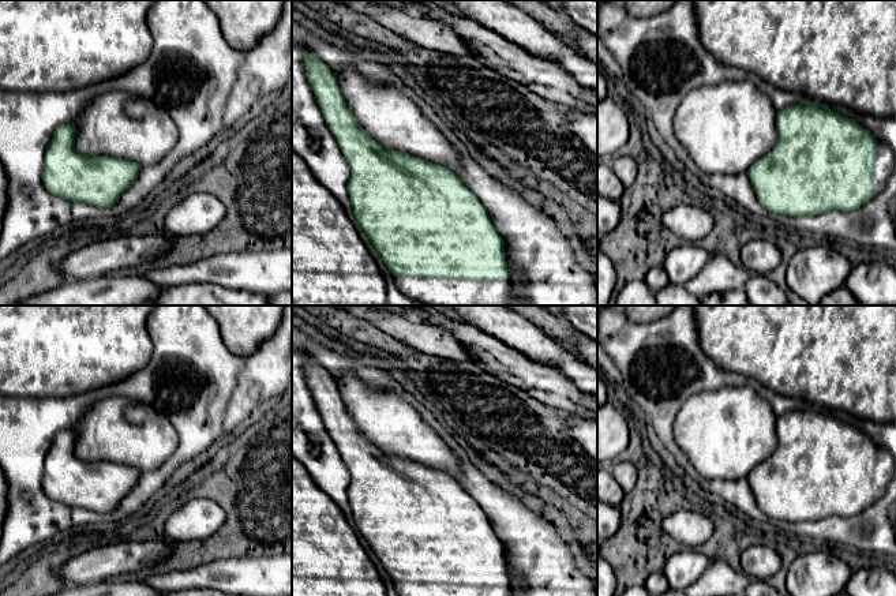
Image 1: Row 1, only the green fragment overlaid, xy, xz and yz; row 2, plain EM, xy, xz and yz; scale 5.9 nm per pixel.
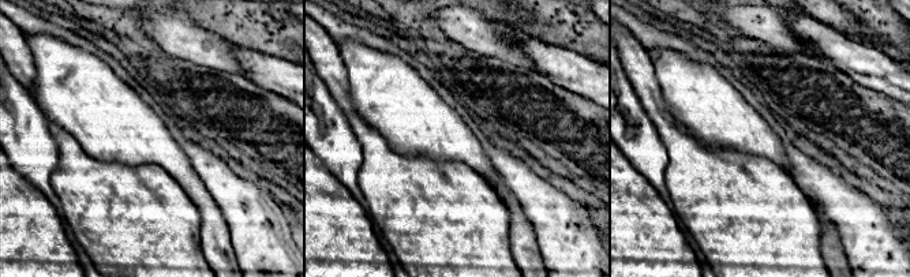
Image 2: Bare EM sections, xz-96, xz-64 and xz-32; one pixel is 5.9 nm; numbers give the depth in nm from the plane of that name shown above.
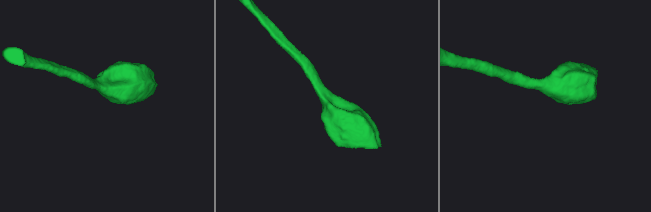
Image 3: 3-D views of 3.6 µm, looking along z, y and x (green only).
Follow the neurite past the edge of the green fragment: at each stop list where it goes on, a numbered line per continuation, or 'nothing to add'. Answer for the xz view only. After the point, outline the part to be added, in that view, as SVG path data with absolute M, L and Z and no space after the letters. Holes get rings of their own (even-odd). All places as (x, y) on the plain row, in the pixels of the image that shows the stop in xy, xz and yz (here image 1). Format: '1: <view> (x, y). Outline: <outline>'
1: xz (402, 588). Outline: M395 582L398 596L513 596L510 585L451 585L438 582Z

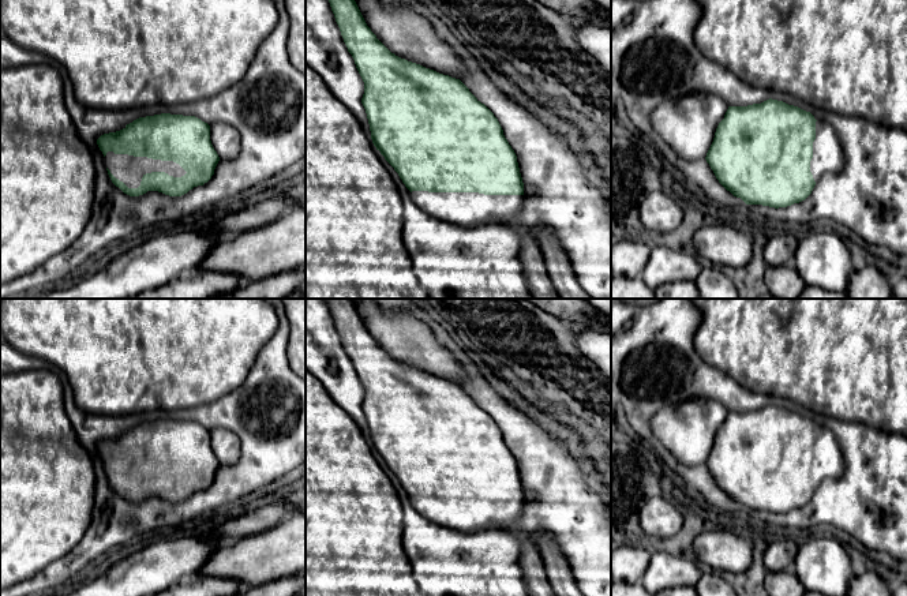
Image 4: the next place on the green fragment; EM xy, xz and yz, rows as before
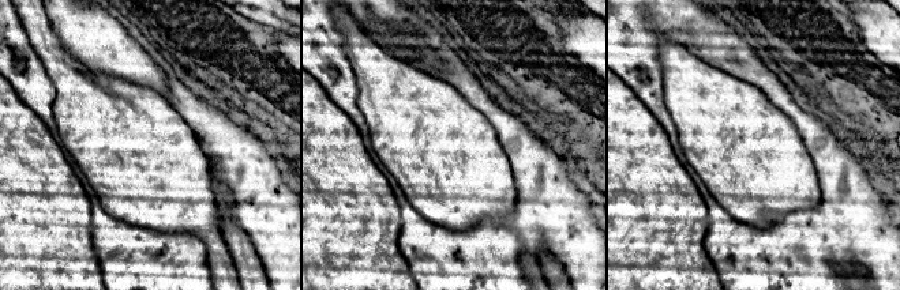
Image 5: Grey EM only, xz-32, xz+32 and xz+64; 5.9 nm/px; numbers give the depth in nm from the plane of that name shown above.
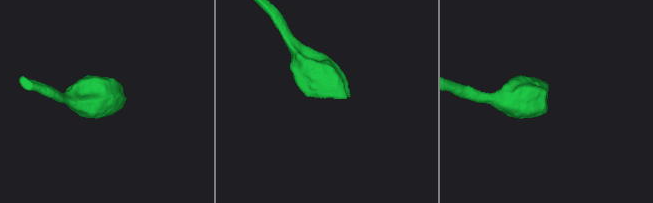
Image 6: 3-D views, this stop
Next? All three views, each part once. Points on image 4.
1: xy (130, 475). Outline: M108 457L105 471L110 479L123 487L128 494L138 494L142 483L151 477L165 477L173 483L181 483L187 477L173 466L161 466L147 462L134 462L128 460L115 460Z

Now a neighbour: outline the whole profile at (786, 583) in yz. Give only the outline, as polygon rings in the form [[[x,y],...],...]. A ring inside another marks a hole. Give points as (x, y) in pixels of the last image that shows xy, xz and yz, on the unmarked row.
[[[794,569],[768,571],[764,580],[767,596],[803,596],[805,586]]]

